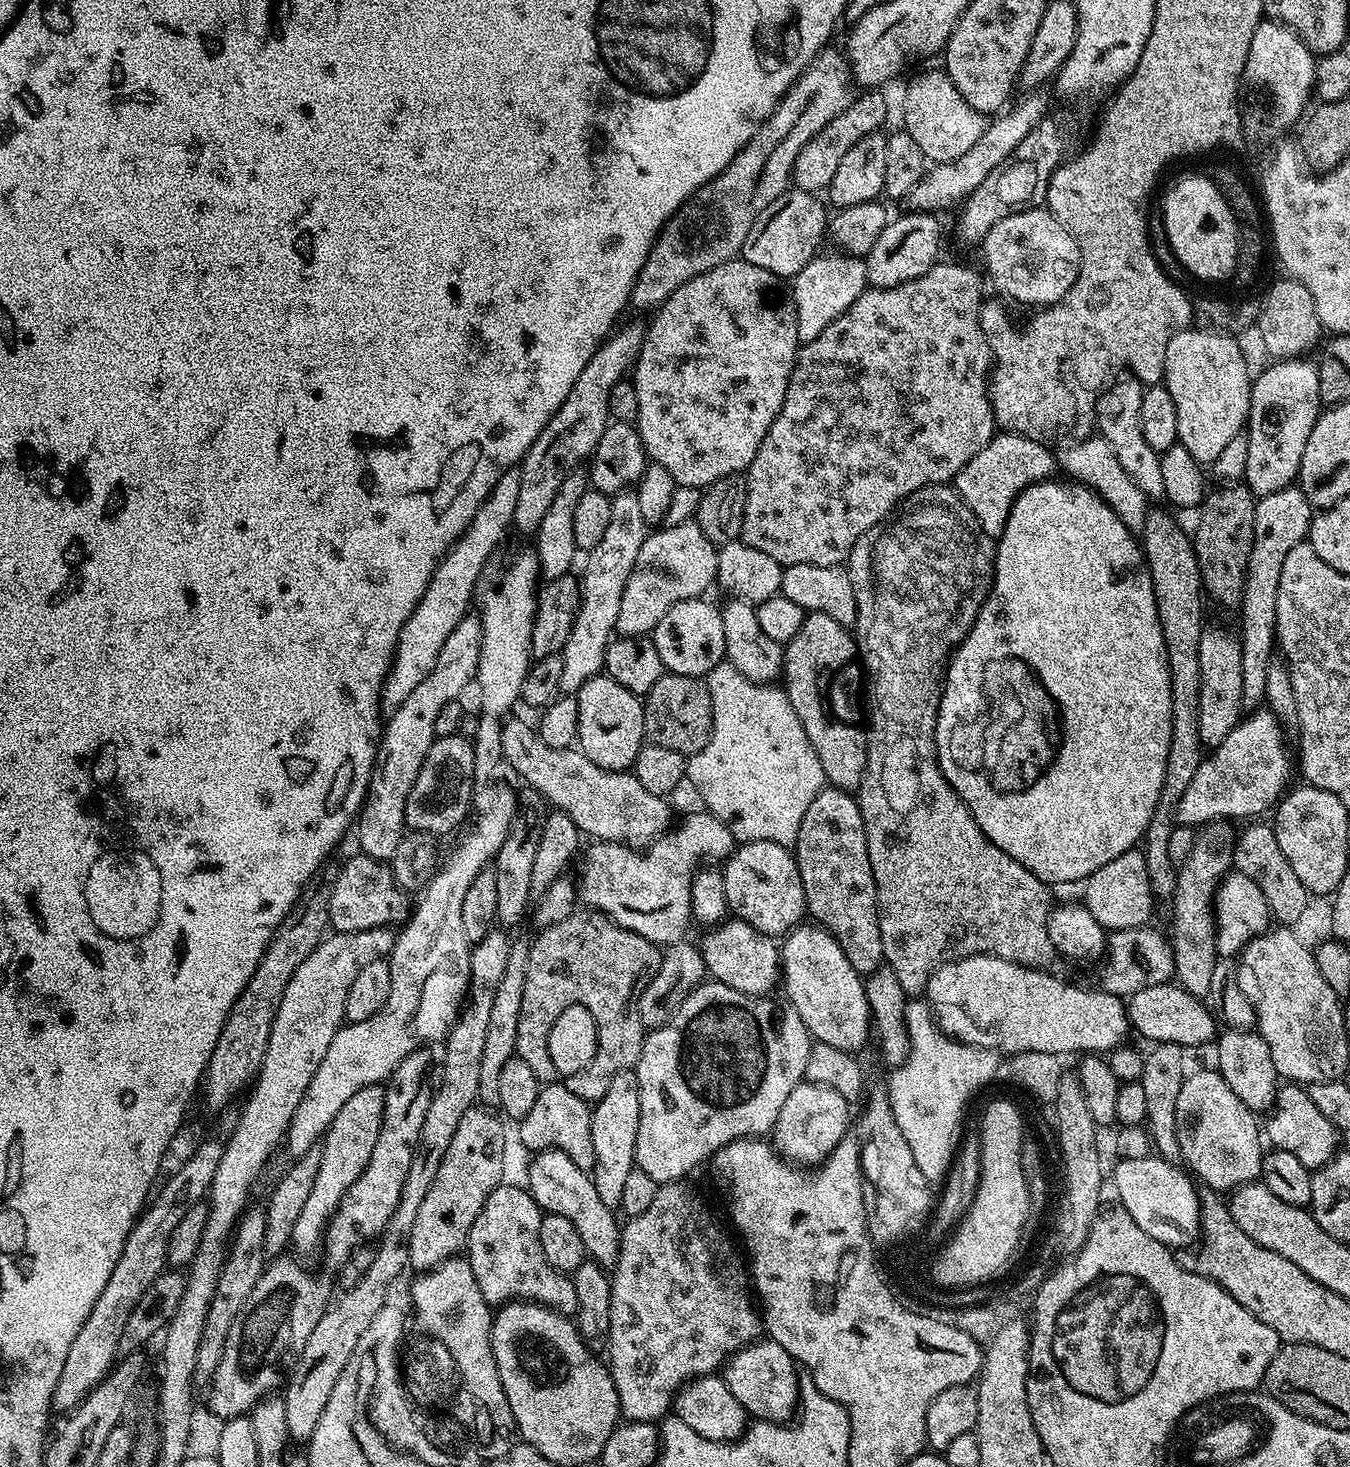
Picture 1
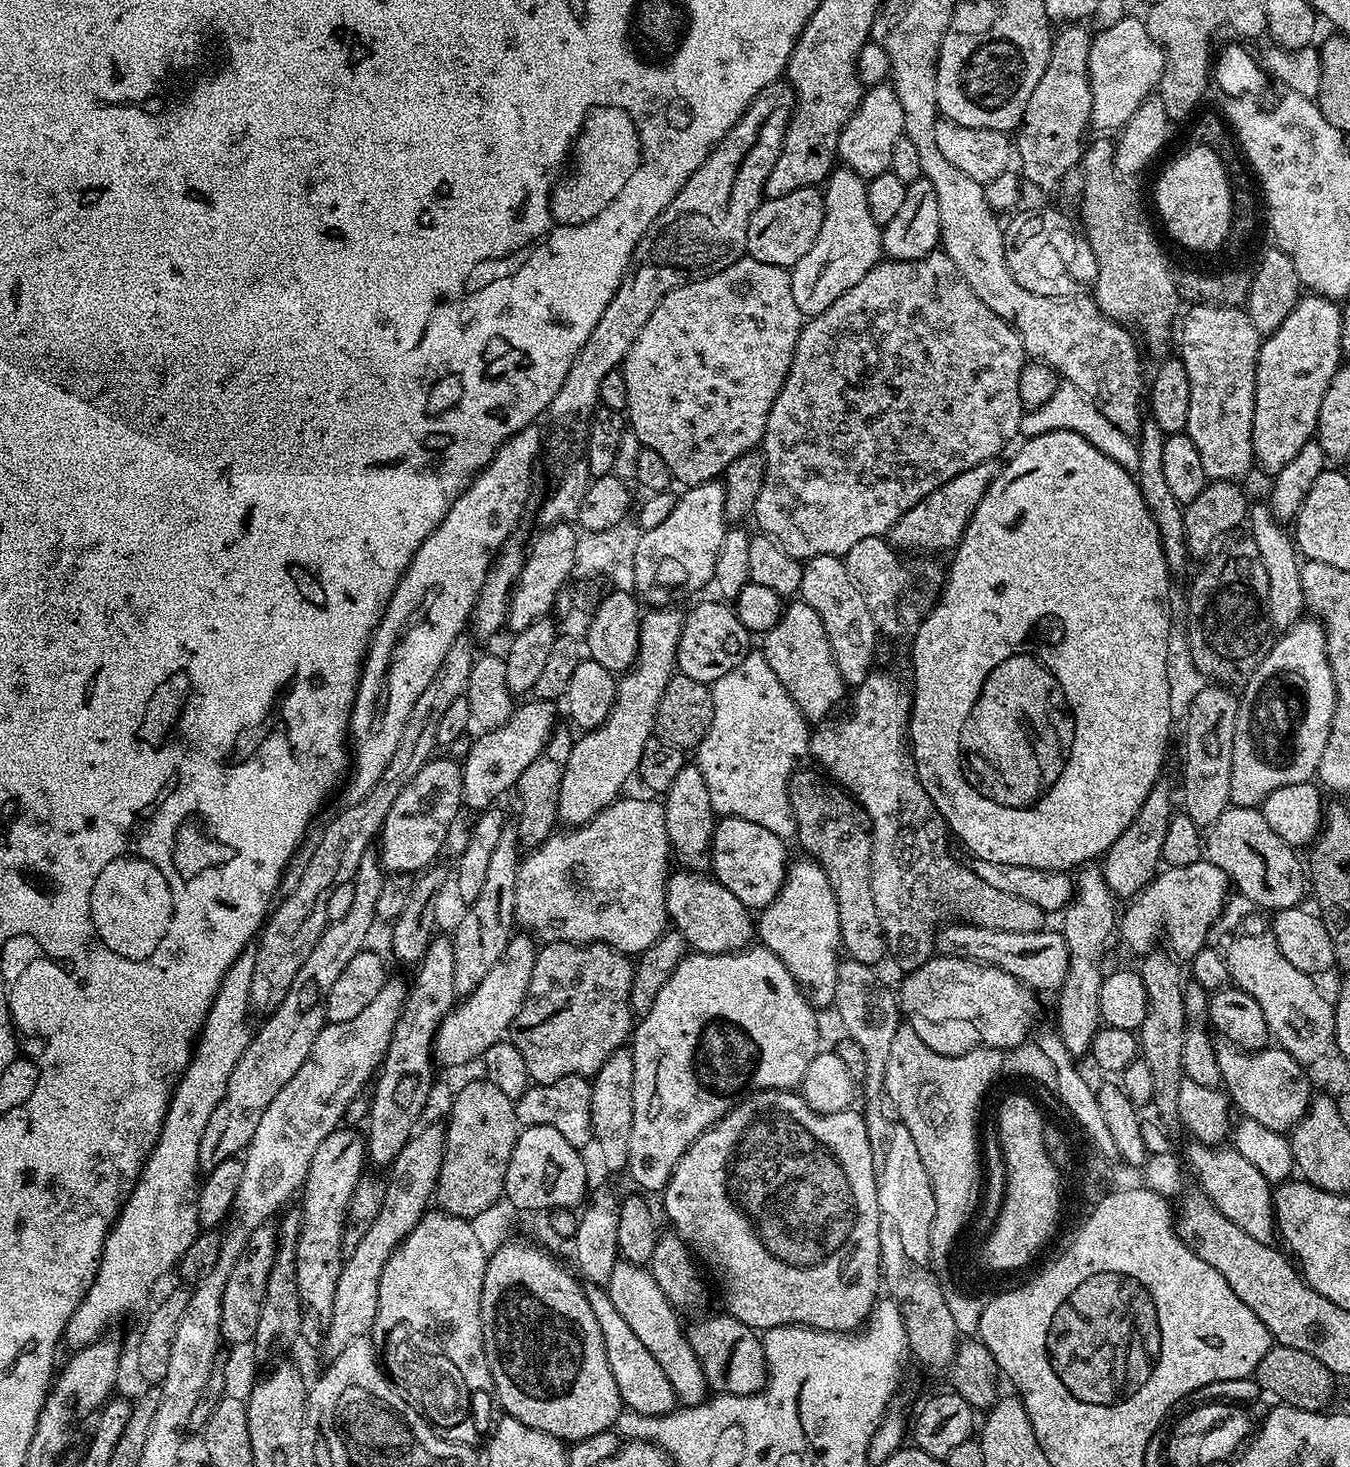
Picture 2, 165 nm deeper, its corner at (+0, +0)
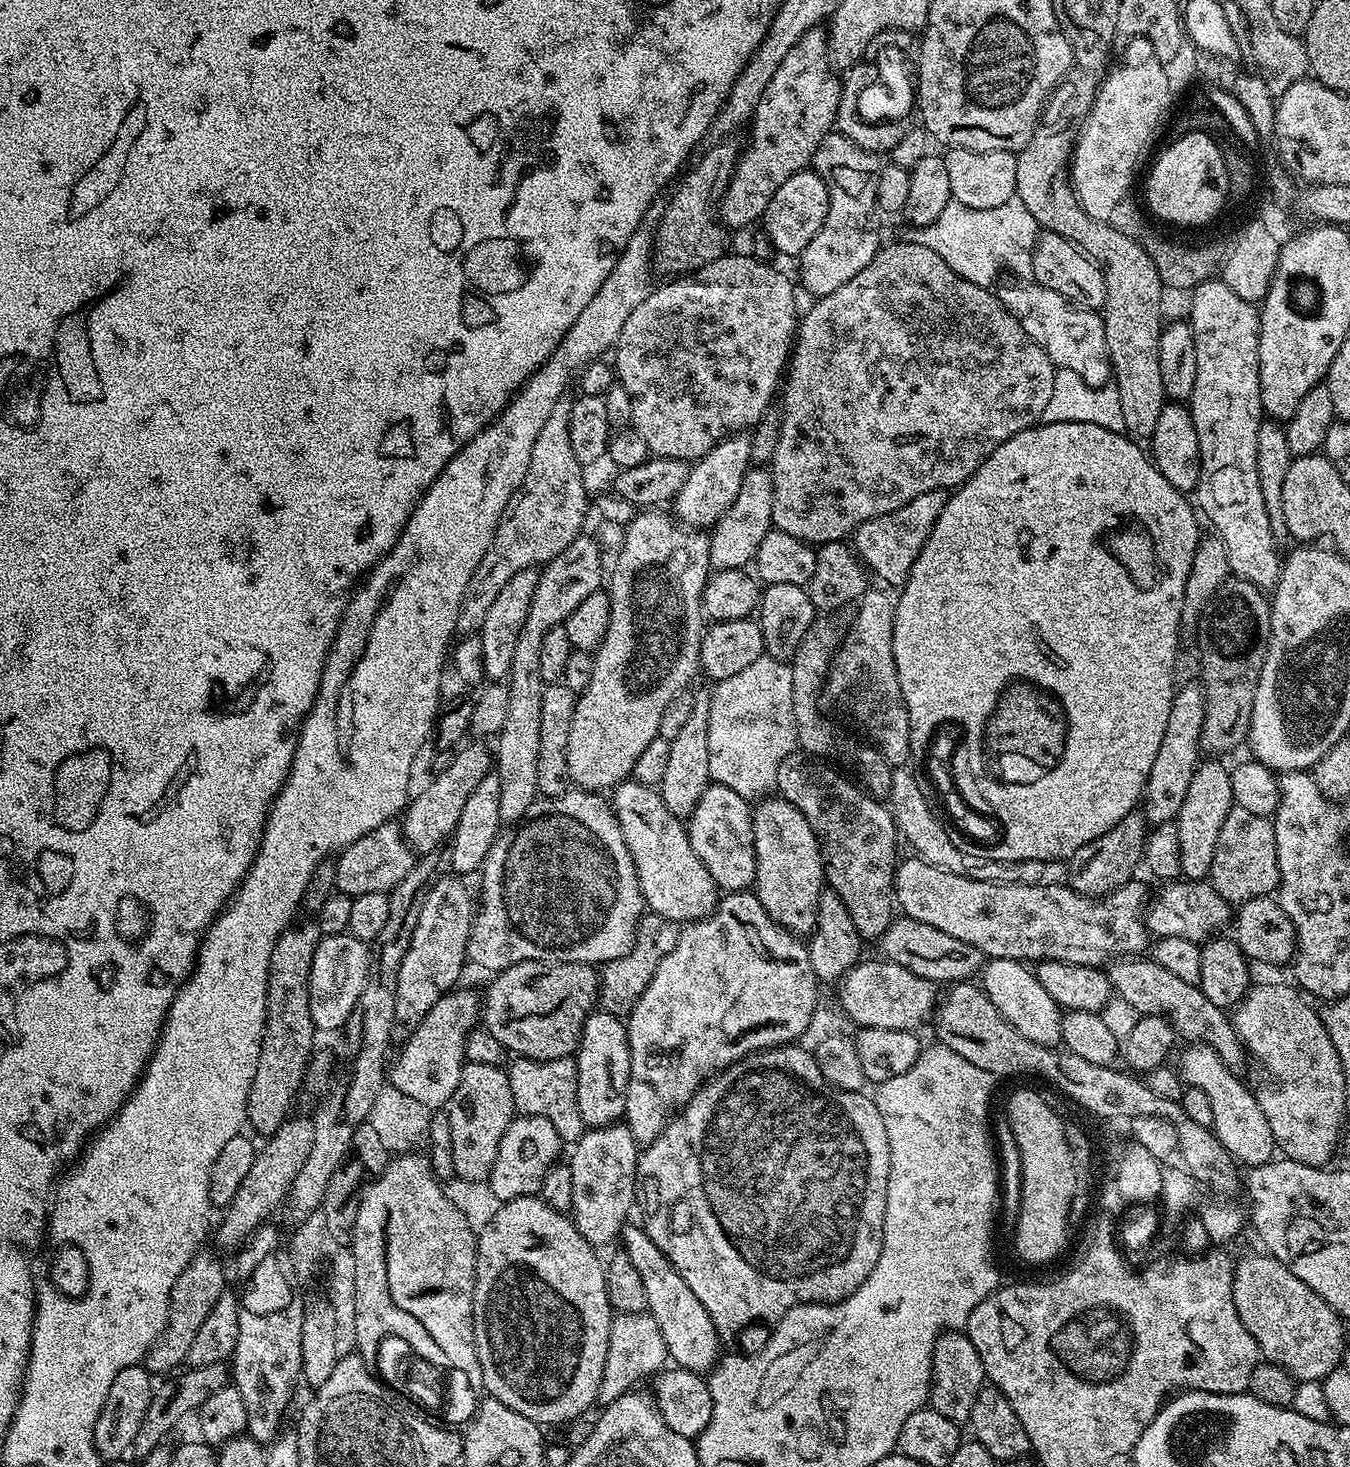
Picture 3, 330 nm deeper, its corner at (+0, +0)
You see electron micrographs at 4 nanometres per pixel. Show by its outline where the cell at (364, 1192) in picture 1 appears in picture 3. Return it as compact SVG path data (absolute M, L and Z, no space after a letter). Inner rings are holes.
M452 874L440 877L434 890L430 890L430 898L426 898L426 906L422 906L422 914L418 914L418 926L414 926L414 938L410 938L410 950L402 958L396 983L394 1018L401 1033L415 1031L442 997L457 987L464 972L474 919L474 896L464 884L463 879Z

